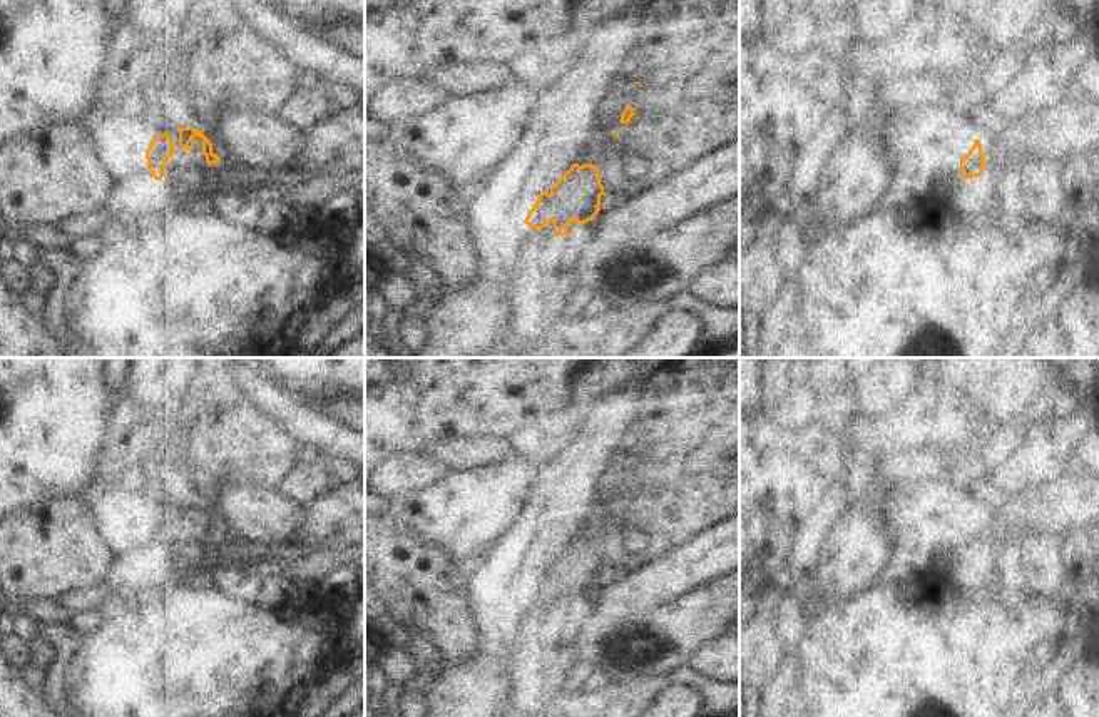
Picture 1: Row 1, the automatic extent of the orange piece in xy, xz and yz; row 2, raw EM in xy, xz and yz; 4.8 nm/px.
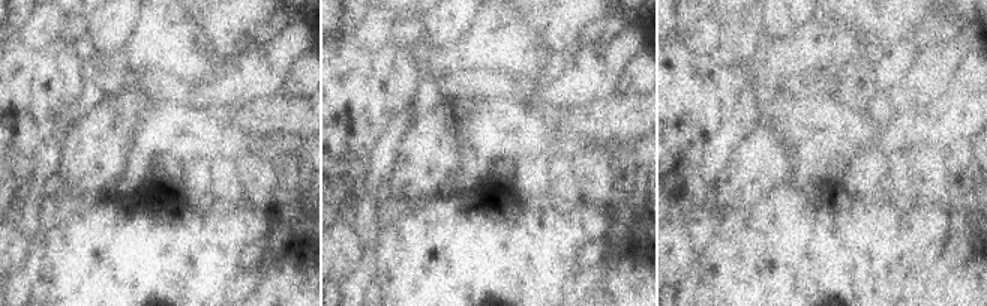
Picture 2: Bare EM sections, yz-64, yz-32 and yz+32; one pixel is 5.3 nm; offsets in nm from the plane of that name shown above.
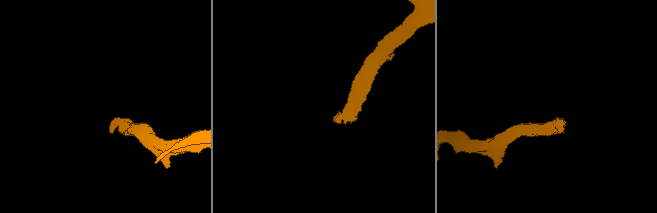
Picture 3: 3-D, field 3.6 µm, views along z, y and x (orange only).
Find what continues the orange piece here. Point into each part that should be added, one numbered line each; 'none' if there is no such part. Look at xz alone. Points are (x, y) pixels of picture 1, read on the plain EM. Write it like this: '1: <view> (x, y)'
1: xz (542, 664)

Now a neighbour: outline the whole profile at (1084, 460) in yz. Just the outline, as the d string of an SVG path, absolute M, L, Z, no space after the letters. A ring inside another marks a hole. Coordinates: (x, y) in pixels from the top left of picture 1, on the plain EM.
M1099 426L1091 428L1077 443L1069 468L1077 475L1099 476Z

